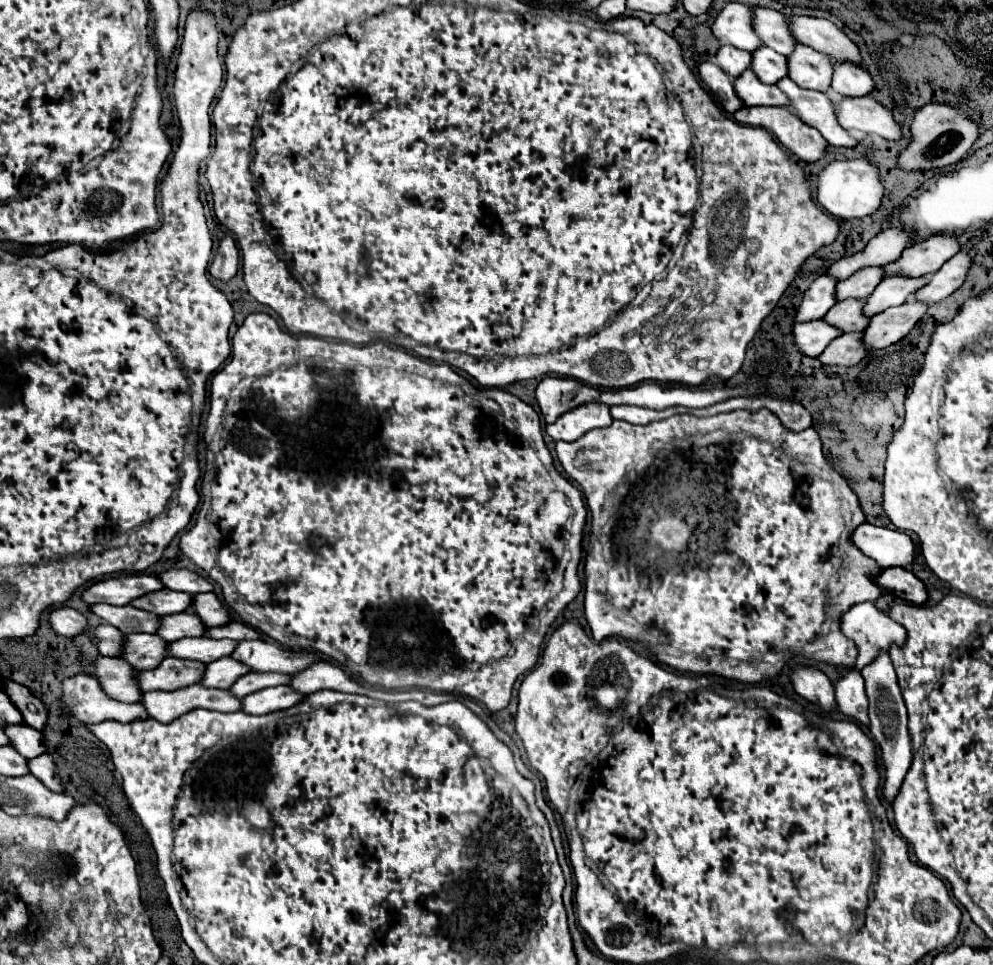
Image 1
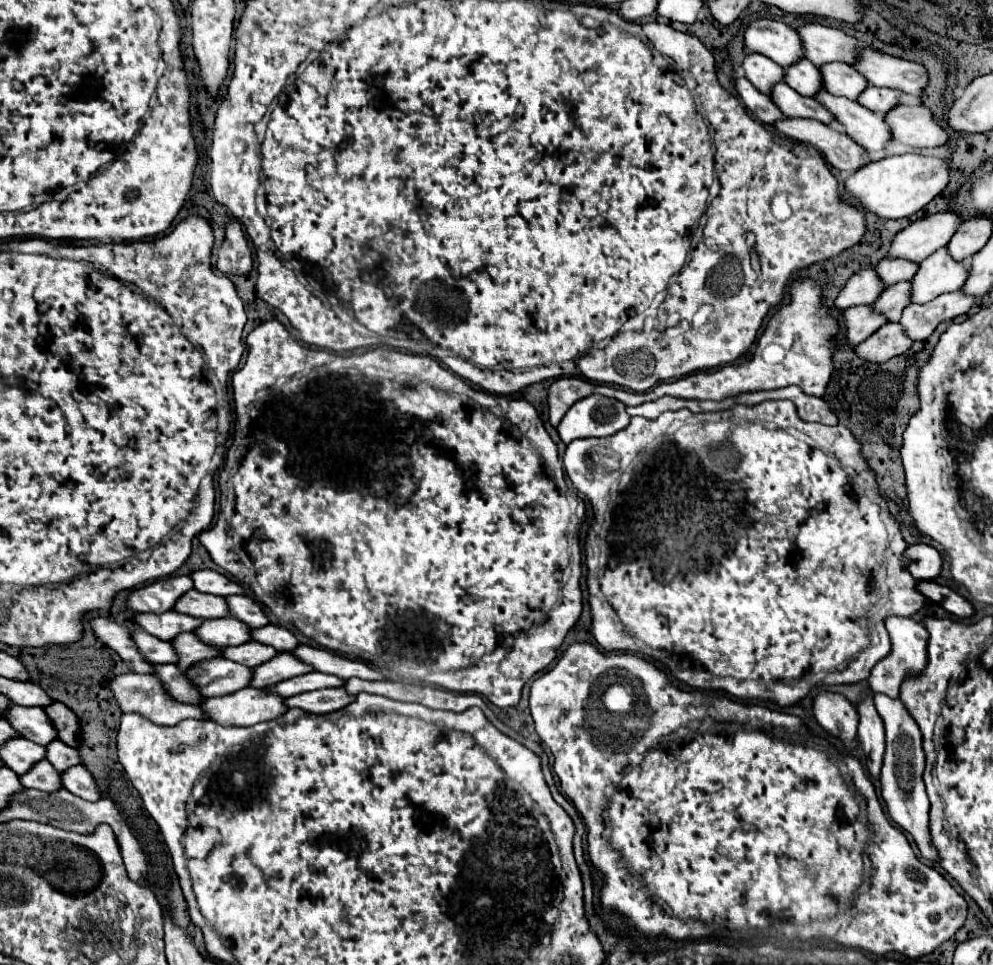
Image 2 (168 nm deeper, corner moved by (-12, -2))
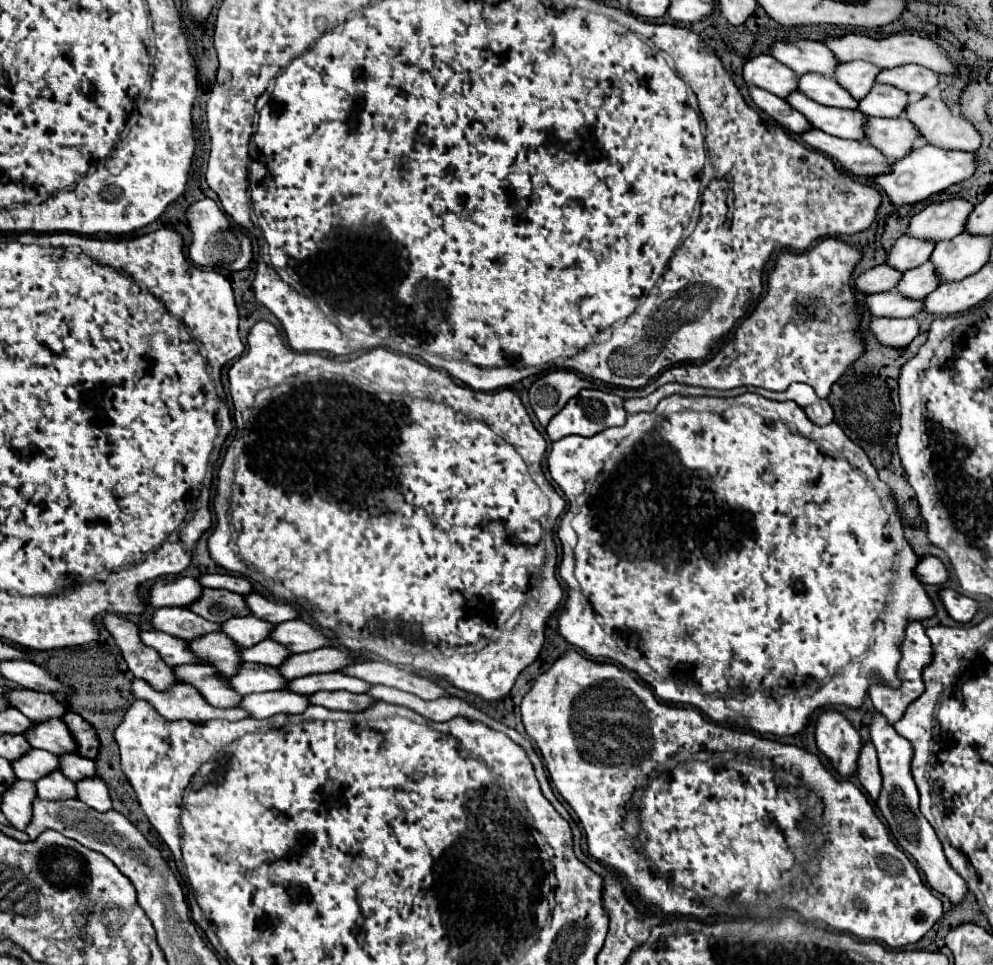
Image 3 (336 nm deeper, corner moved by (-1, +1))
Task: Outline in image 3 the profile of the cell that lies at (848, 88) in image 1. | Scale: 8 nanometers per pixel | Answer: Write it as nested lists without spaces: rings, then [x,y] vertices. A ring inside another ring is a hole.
[[[892,85],[872,87],[870,95],[860,99],[860,111],[870,117],[900,117],[906,111],[908,93]]]

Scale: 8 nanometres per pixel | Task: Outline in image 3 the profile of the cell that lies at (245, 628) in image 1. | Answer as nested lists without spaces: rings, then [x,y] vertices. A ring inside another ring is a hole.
[[[294,619],[290,623],[280,623],[272,631],[272,639],[286,645],[292,653],[306,653],[306,651],[314,651],[314,649],[332,645],[332,641],[320,629],[300,619]]]

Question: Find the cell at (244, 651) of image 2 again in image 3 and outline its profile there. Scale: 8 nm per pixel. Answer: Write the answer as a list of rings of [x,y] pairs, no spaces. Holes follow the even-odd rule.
[[[266,639],[266,641],[262,641],[262,643],[256,643],[254,647],[242,649],[240,655],[242,655],[244,661],[280,667],[280,665],[290,657],[290,651],[288,651],[286,645],[282,645],[282,643],[274,641],[274,639]]]

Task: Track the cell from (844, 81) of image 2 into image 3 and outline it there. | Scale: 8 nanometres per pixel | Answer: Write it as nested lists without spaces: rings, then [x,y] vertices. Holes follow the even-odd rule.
[[[850,61],[850,63],[842,63],[836,71],[836,79],[838,83],[842,83],[842,87],[846,87],[856,99],[862,99],[870,93],[870,89],[874,87],[876,75],[882,71],[882,67],[874,65],[874,63],[866,63],[866,61]]]

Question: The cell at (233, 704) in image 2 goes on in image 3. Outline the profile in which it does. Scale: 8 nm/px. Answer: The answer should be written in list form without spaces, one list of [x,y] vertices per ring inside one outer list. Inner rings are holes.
[[[284,689],[284,691],[266,691],[258,695],[246,695],[240,707],[250,711],[254,719],[268,719],[278,713],[286,713],[286,715],[304,713],[308,705],[310,701],[306,695]]]

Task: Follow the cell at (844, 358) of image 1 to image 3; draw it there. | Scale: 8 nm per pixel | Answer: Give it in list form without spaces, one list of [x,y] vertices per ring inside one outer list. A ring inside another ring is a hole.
[[[876,317],[870,321],[870,329],[882,345],[906,347],[920,329],[920,319],[888,319]]]

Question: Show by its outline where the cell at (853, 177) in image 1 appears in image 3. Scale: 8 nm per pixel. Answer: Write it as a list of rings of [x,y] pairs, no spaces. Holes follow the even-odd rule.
[[[922,137],[914,143],[914,151],[910,155],[906,155],[898,163],[894,163],[894,171],[890,175],[882,175],[882,177],[874,179],[874,183],[878,183],[882,187],[882,191],[890,197],[890,201],[894,205],[906,205],[906,203],[924,201],[932,193],[946,191],[948,187],[970,179],[974,175],[974,171],[976,171],[976,155],[974,153],[932,147]]]

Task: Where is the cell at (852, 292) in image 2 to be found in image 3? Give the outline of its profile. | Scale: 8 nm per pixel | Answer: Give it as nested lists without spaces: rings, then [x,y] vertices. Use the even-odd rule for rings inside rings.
[[[878,265],[866,273],[862,273],[858,279],[856,279],[856,289],[860,293],[884,293],[884,291],[892,291],[900,279],[902,279],[902,271],[890,267],[890,265]]]

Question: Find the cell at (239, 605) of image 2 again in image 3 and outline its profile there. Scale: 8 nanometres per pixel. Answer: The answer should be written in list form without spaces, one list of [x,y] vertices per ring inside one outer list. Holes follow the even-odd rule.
[[[252,593],[250,597],[246,597],[246,603],[252,615],[258,615],[260,619],[266,619],[270,623],[284,623],[284,621],[292,621],[300,617],[300,613],[292,605],[268,599],[260,593]]]

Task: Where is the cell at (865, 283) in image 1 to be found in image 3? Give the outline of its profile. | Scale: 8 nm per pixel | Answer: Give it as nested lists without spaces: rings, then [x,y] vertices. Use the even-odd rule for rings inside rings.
[[[904,235],[892,247],[886,263],[890,263],[892,267],[898,267],[900,271],[914,269],[914,267],[918,267],[918,265],[922,265],[930,259],[930,255],[934,251],[934,245],[936,245],[934,241]]]

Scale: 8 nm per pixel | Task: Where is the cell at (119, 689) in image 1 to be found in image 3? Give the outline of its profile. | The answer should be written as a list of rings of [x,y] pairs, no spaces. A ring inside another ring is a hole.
[[[182,665],[174,667],[174,671],[182,683],[198,687],[198,691],[214,707],[238,707],[242,701],[242,695],[238,695],[230,687],[228,679],[220,675],[212,665]]]

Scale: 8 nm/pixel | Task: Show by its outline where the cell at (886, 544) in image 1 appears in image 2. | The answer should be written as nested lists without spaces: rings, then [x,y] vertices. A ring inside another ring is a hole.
[[[911,544],[903,552],[907,570],[915,580],[933,580],[941,572],[941,554],[929,544]]]

